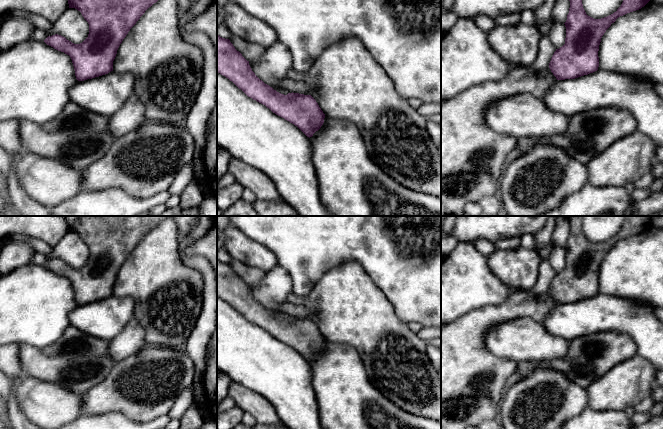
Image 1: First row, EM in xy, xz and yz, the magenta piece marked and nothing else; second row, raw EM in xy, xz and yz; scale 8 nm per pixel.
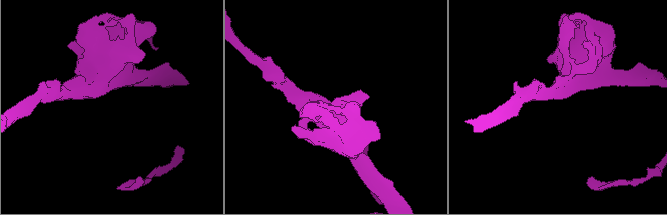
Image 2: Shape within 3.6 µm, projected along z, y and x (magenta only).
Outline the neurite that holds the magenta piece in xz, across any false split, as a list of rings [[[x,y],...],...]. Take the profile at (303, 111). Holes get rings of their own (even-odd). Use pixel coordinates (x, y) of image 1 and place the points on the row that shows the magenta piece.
[[[217,34],[217,72],[232,81],[248,97],[265,105],[276,115],[297,126],[307,137],[312,137],[324,123],[325,114],[311,95],[299,93],[281,94],[260,80],[252,71],[249,61],[235,49],[229,39]]]

